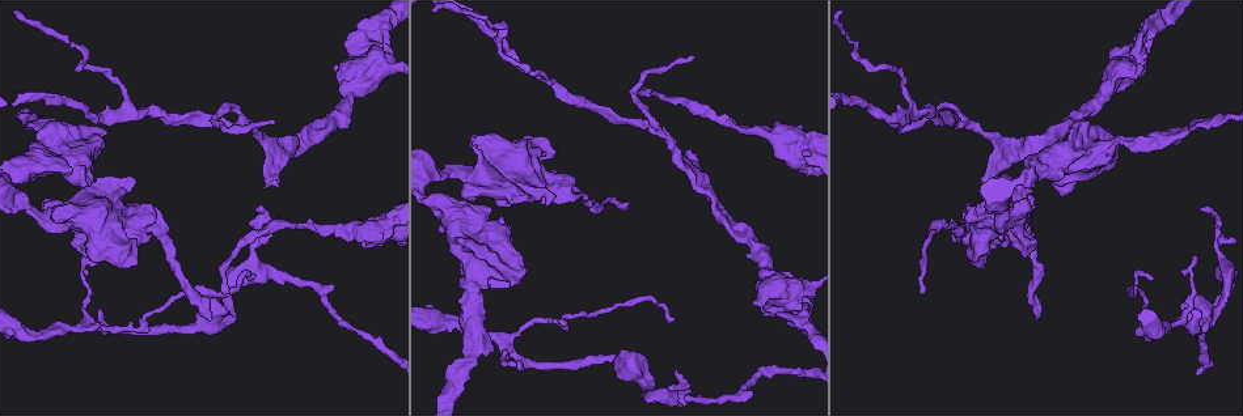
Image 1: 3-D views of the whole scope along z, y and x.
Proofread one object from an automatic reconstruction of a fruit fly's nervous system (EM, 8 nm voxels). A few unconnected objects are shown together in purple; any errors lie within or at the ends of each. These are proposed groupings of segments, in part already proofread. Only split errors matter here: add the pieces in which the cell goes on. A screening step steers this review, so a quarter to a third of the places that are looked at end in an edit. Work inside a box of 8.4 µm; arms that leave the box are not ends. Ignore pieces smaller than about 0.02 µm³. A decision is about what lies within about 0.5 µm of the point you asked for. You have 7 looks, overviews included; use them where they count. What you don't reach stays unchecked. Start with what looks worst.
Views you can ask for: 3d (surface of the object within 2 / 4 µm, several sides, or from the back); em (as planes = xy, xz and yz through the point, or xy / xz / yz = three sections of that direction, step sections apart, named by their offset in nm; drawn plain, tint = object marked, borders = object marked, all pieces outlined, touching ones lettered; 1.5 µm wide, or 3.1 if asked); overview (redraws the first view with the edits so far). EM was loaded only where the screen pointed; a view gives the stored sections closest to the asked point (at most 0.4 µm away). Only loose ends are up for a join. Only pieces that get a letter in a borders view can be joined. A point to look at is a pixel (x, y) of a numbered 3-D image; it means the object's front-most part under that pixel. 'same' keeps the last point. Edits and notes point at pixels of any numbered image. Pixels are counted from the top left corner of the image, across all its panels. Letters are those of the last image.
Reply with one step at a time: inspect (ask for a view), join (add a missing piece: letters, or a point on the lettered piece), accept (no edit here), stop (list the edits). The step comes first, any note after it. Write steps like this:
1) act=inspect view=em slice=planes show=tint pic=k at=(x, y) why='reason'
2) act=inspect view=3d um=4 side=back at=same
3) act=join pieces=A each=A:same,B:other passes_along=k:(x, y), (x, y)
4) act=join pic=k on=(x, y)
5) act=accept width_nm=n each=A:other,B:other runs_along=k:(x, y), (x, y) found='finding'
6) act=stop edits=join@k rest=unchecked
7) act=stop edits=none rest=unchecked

act=inspect view=em um=3.1 slice=planes show=borders pic=1 at=(686, 155) why='branch stops here'

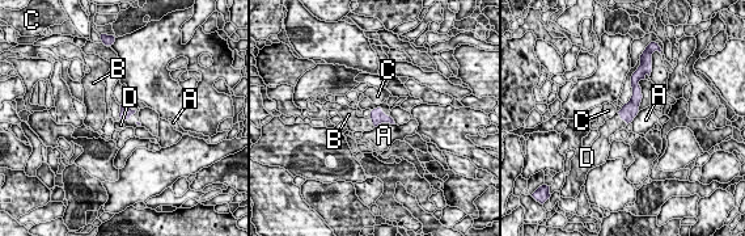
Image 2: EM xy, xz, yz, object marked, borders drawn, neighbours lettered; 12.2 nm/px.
act=join pieces=D width_nm=160 each=A:other,B:other,C:other,D:same passes_along=2:(126, 112), (128, 118), (121, 125) found='it goes on there'

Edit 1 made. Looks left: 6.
act=inspect view=3d um=2 pic=1 at=(641, 88) why='tapers out'

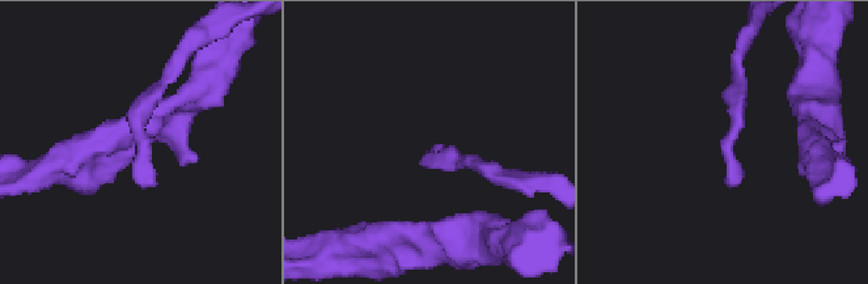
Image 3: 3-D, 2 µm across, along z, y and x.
act=inspect view=em slice=planes show=borders pic=3 at=(144, 188) why='now the EM'

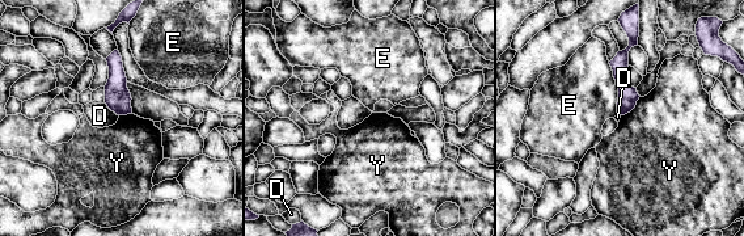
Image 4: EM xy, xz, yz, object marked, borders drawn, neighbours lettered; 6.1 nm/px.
act=accept width_nm=130 each=D:other,E:other,Y:other border=4:(639, 96), (635, 105), (621, 116) found='none of them fits'

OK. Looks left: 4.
act=inspect view=em slice=planes show=borders pic=1 at=(258, 206) why='branch stops here'

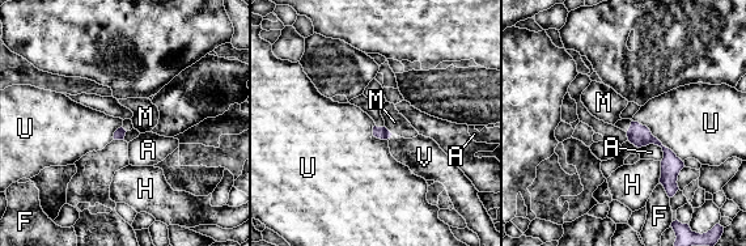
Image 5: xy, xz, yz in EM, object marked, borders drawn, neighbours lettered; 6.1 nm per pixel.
act=accept each=A:other,F:other,H:other,M:other,U:other,V:other found='none of them fits'

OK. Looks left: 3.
act=stop edits=join@2 rest=unchecked

